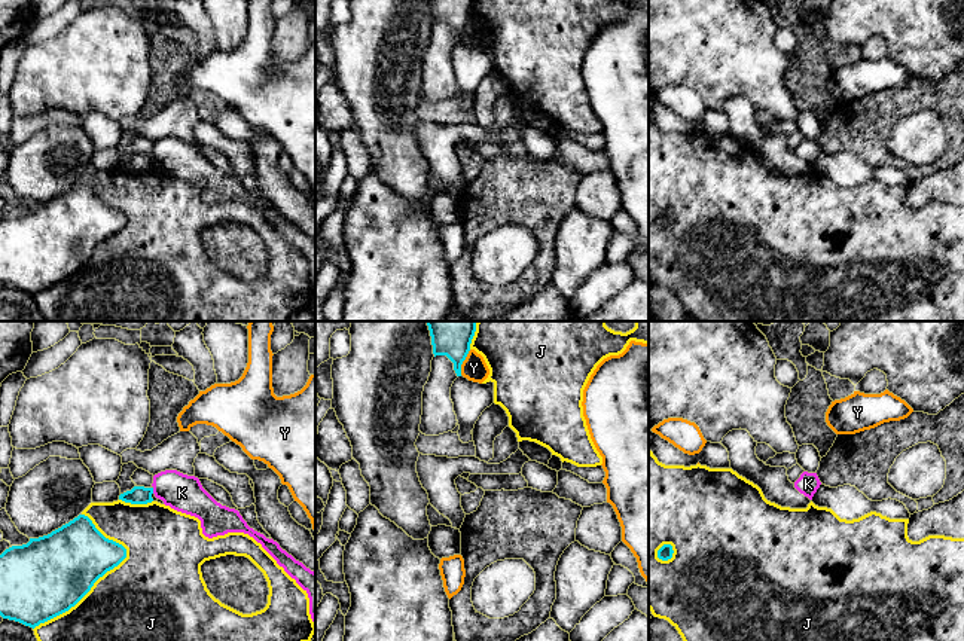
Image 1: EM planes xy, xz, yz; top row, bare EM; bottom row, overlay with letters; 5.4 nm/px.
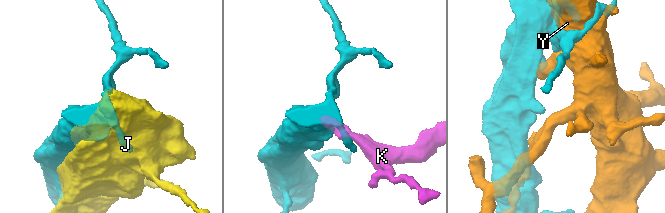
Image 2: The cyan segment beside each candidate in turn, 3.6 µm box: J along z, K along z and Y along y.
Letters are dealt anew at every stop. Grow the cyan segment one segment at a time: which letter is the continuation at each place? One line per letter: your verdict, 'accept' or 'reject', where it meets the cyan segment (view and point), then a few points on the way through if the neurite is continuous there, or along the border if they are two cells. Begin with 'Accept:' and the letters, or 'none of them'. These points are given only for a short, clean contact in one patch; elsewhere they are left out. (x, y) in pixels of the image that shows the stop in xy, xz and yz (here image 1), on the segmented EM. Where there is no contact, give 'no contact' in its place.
Accept: K
J: reject | xy (103, 574)
K: accept | xy (152, 491)
Y: reject | xz (463, 360)

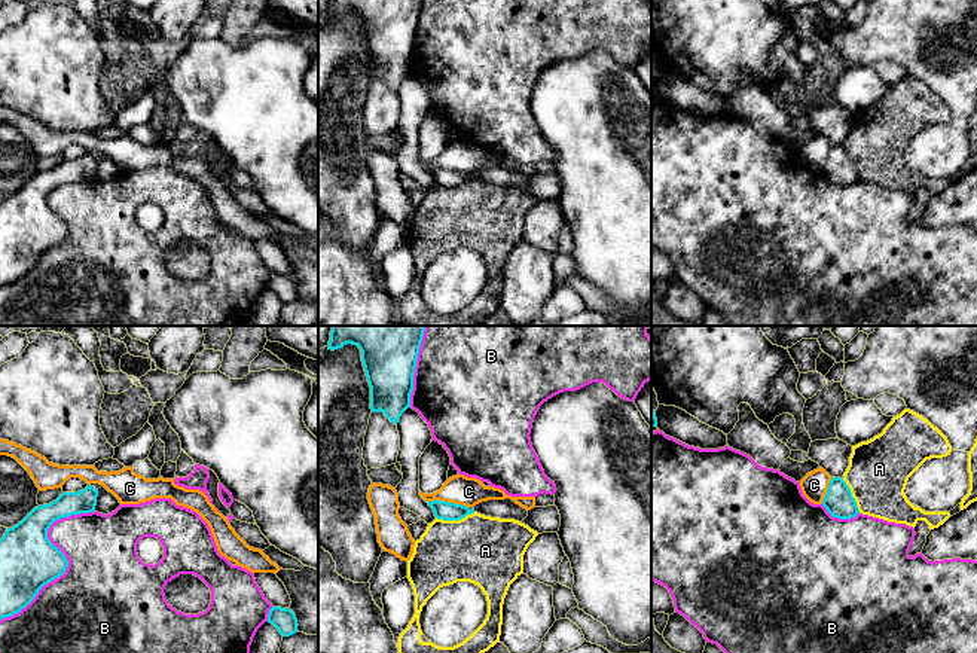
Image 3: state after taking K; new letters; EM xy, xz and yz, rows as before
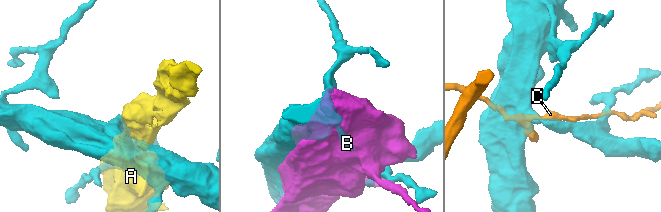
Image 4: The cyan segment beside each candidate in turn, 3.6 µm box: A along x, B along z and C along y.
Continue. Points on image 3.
Accept: none of them
A: reject | xz (455, 519)
B: reject | xy (66, 560)
C: reject | xz (446, 502) | along xz (427, 500), (446, 500), (467, 507)

